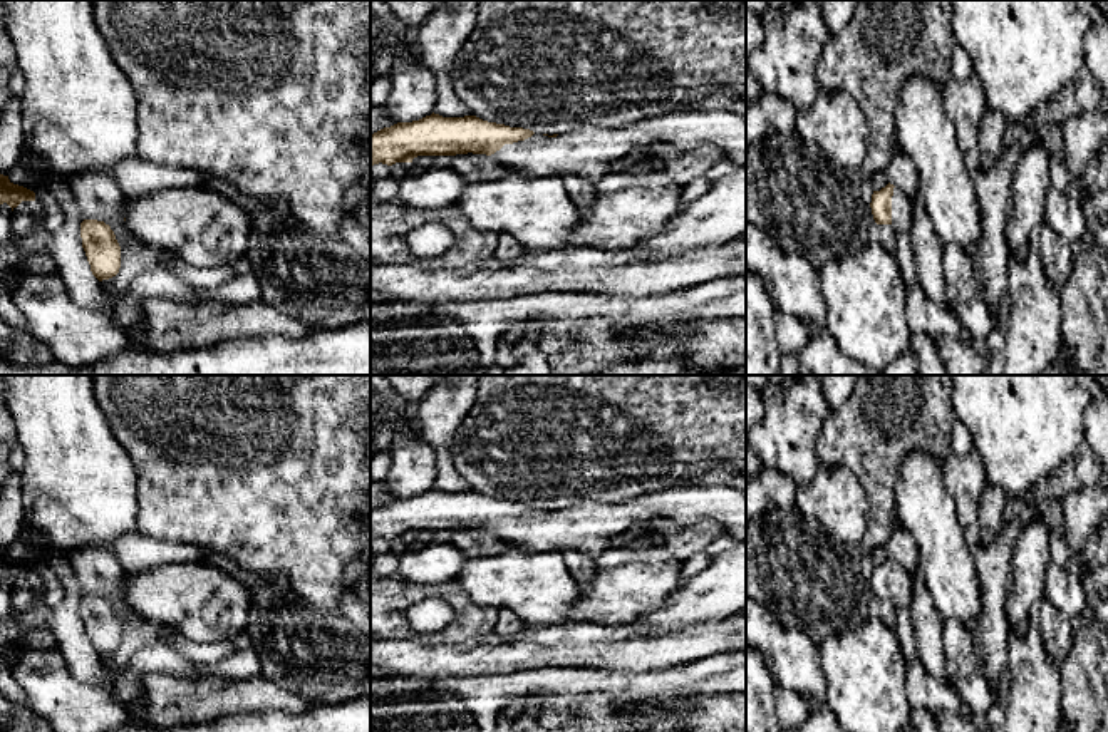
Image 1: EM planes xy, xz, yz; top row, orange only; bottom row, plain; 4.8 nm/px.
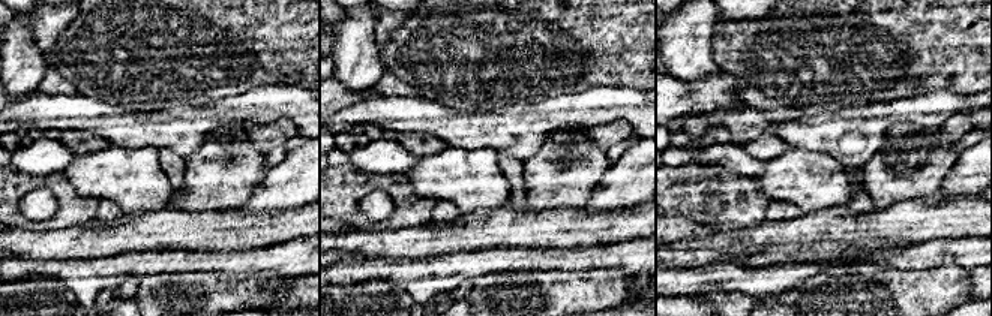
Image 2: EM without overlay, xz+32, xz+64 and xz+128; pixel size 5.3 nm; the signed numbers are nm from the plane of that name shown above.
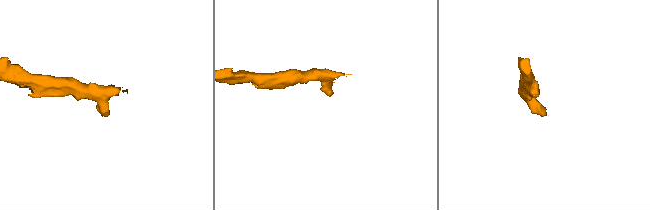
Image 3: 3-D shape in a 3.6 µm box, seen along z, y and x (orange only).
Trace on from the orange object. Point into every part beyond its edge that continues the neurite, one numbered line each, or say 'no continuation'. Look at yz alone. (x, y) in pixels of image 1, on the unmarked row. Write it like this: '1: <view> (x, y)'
1: yz (900, 578)

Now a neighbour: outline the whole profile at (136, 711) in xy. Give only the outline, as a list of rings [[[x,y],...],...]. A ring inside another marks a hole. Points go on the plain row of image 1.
[[[142,680],[142,687],[139,690],[137,698],[134,702],[124,704],[124,705],[127,710],[127,725],[144,724],[146,715],[148,715],[148,690],[144,687],[144,680]]]

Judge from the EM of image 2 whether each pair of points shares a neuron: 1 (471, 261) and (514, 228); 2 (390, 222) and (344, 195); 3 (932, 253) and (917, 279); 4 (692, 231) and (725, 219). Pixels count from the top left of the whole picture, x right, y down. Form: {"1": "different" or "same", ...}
{"1": "different", "2": "same", "3": "different", "4": "different"}

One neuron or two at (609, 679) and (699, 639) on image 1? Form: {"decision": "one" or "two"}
{"decision": "two"}

